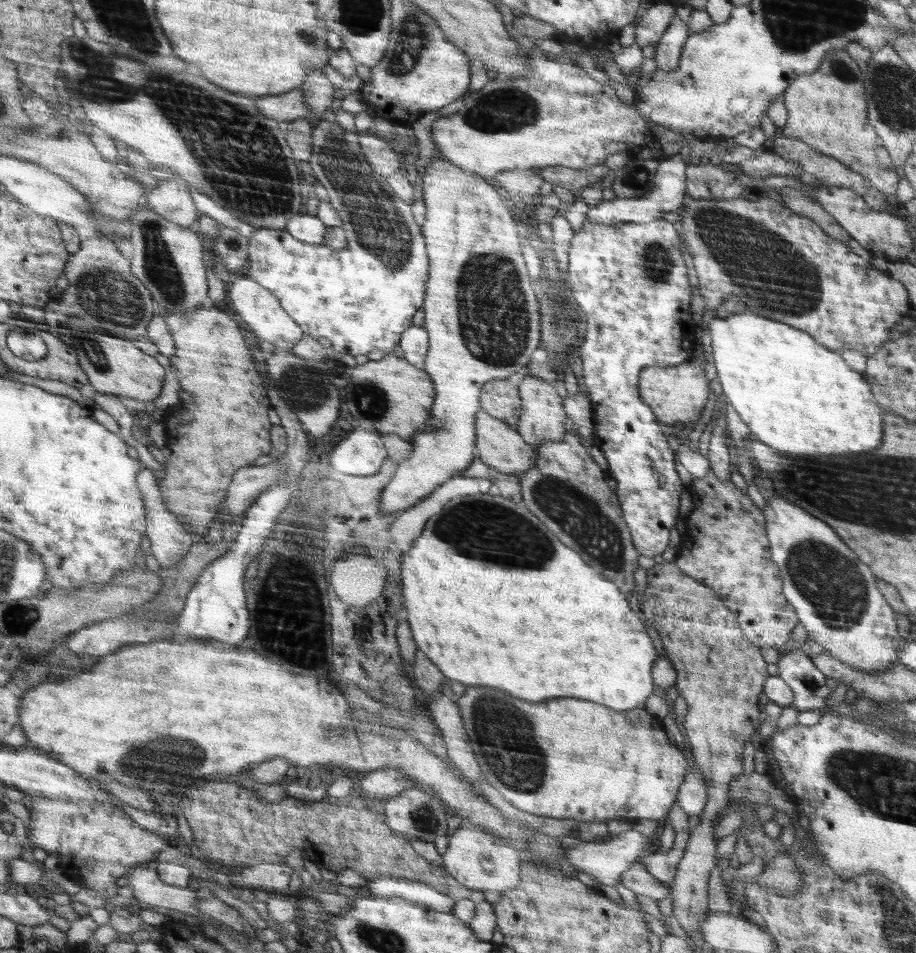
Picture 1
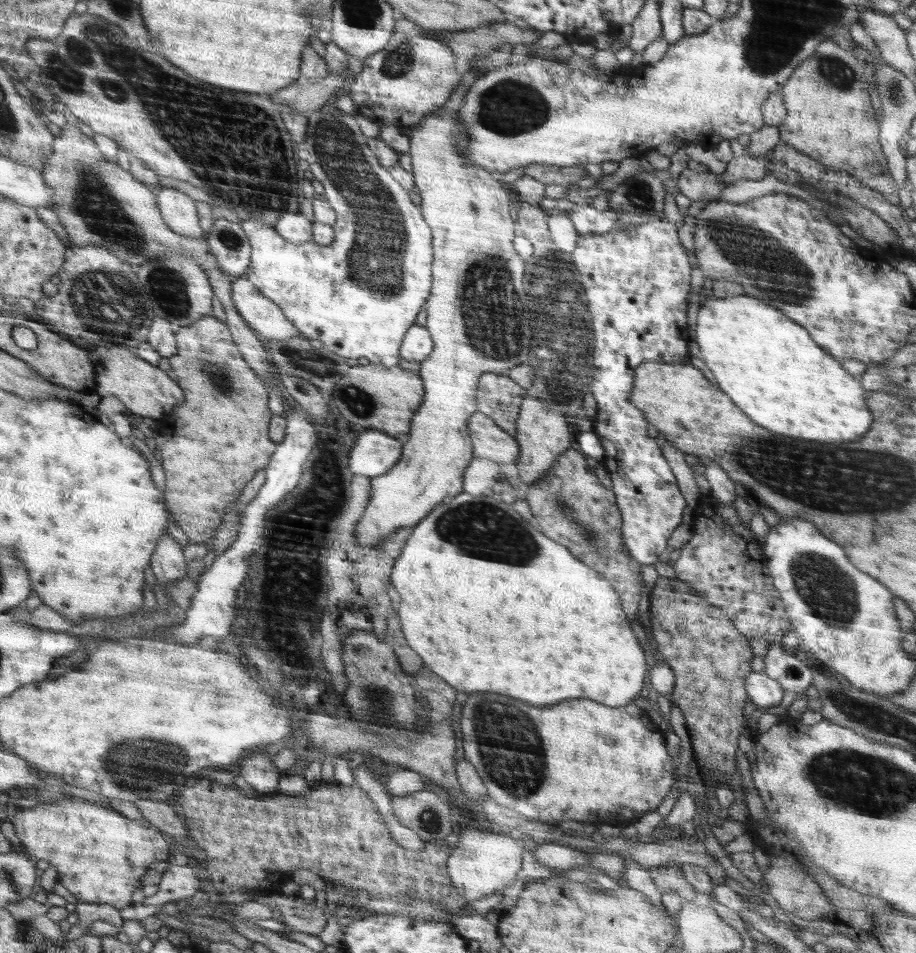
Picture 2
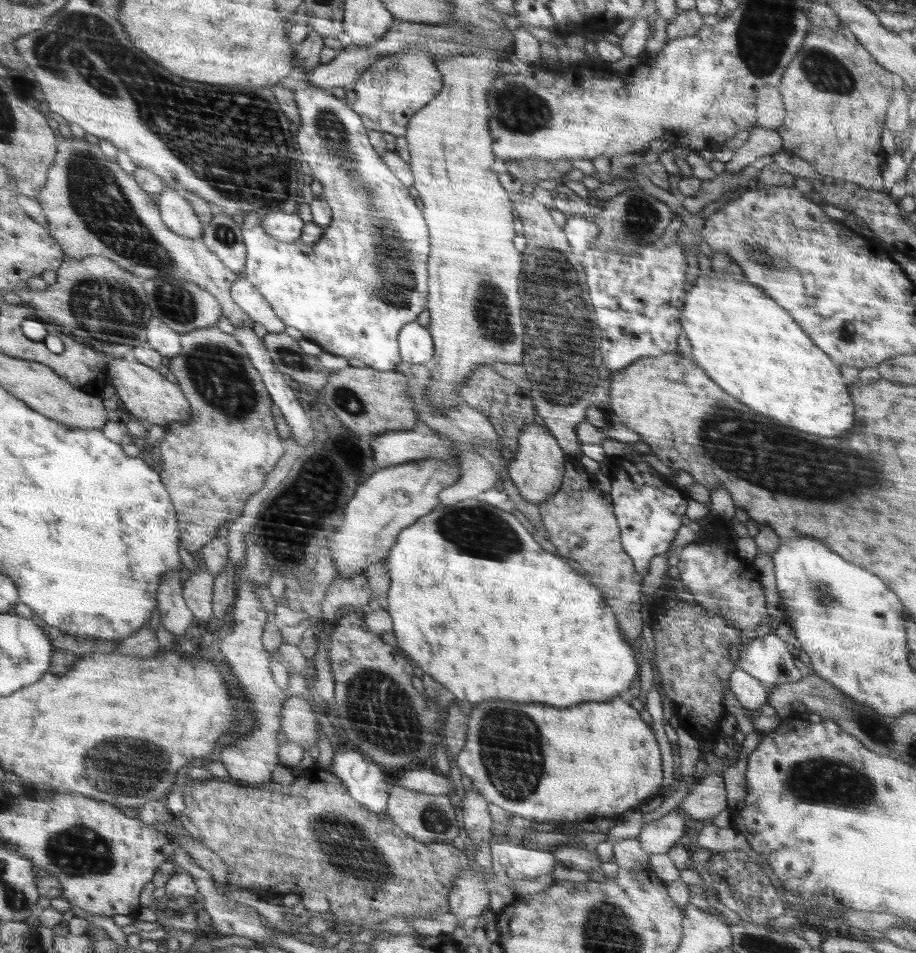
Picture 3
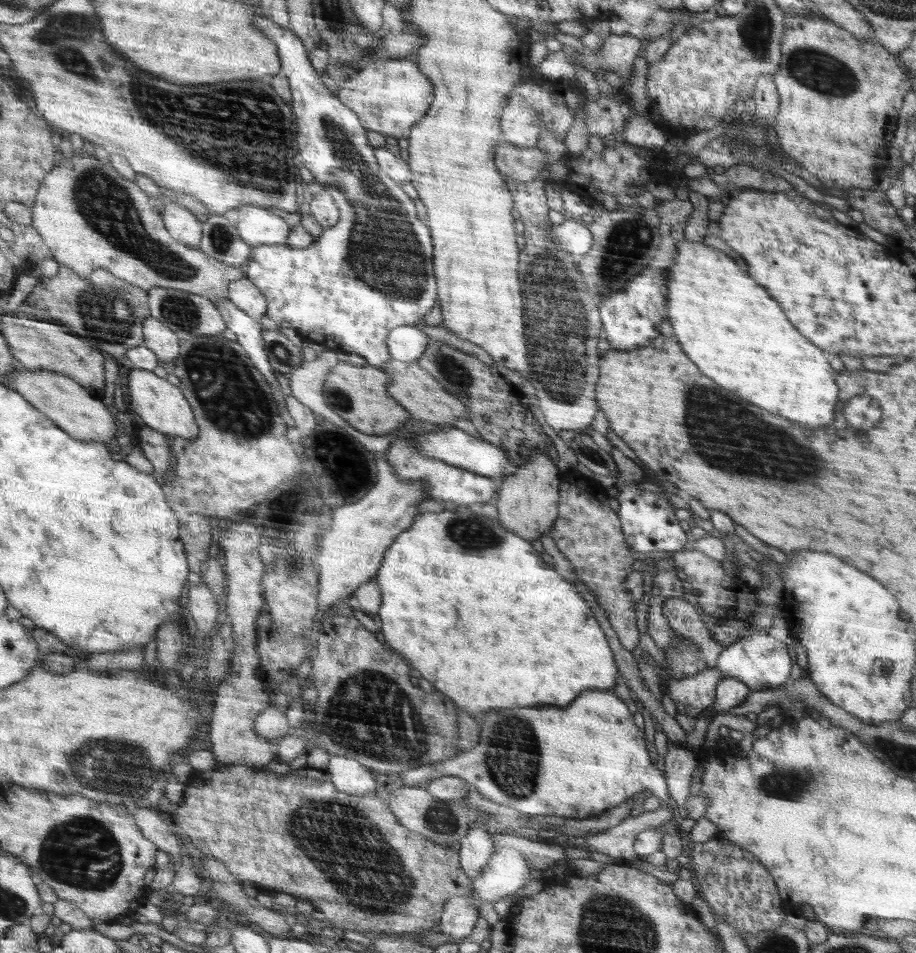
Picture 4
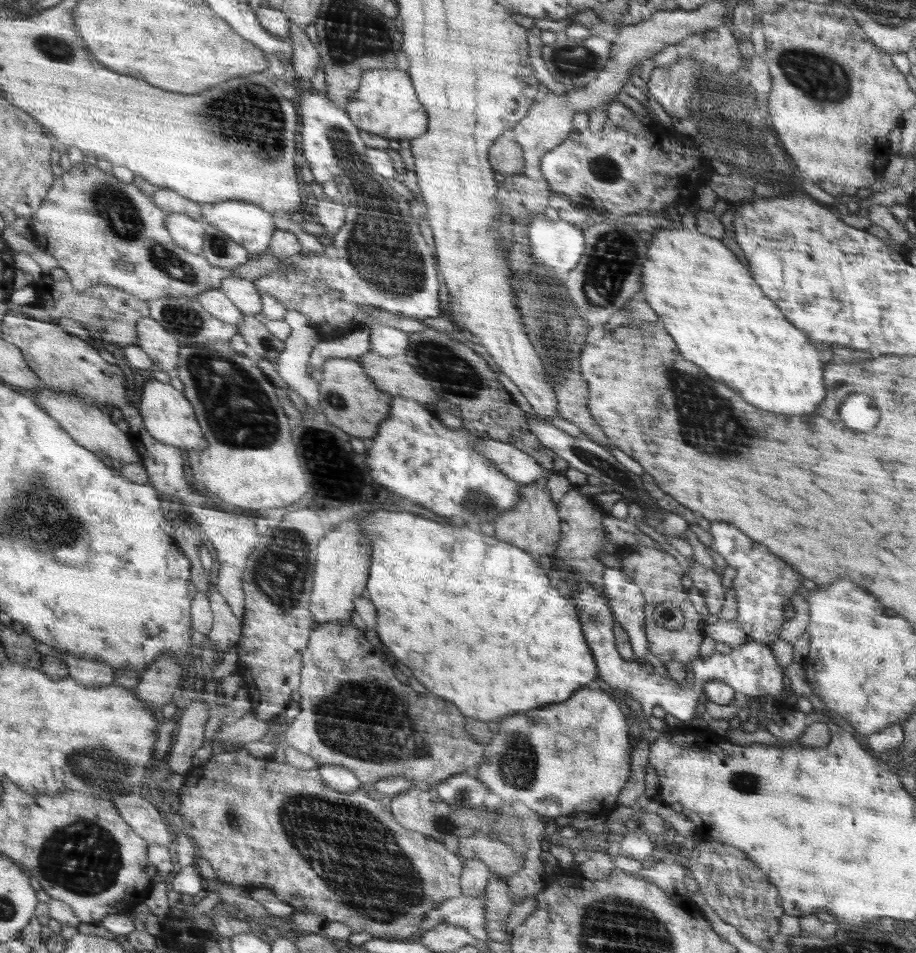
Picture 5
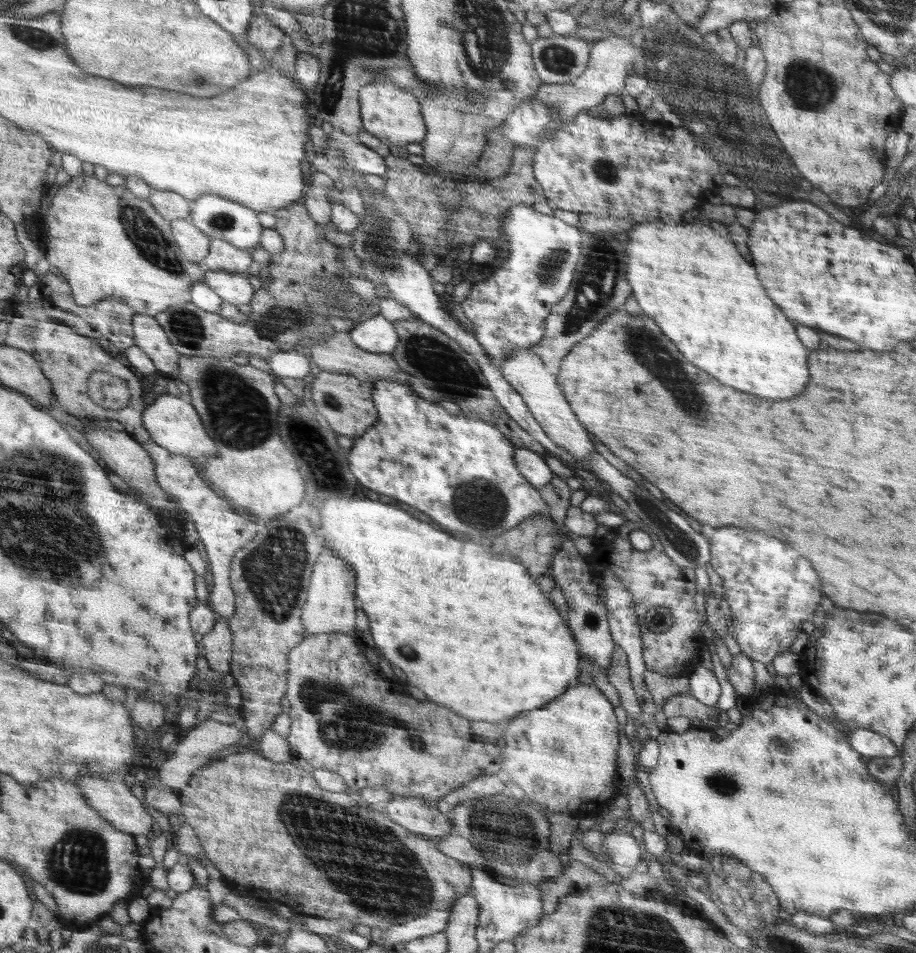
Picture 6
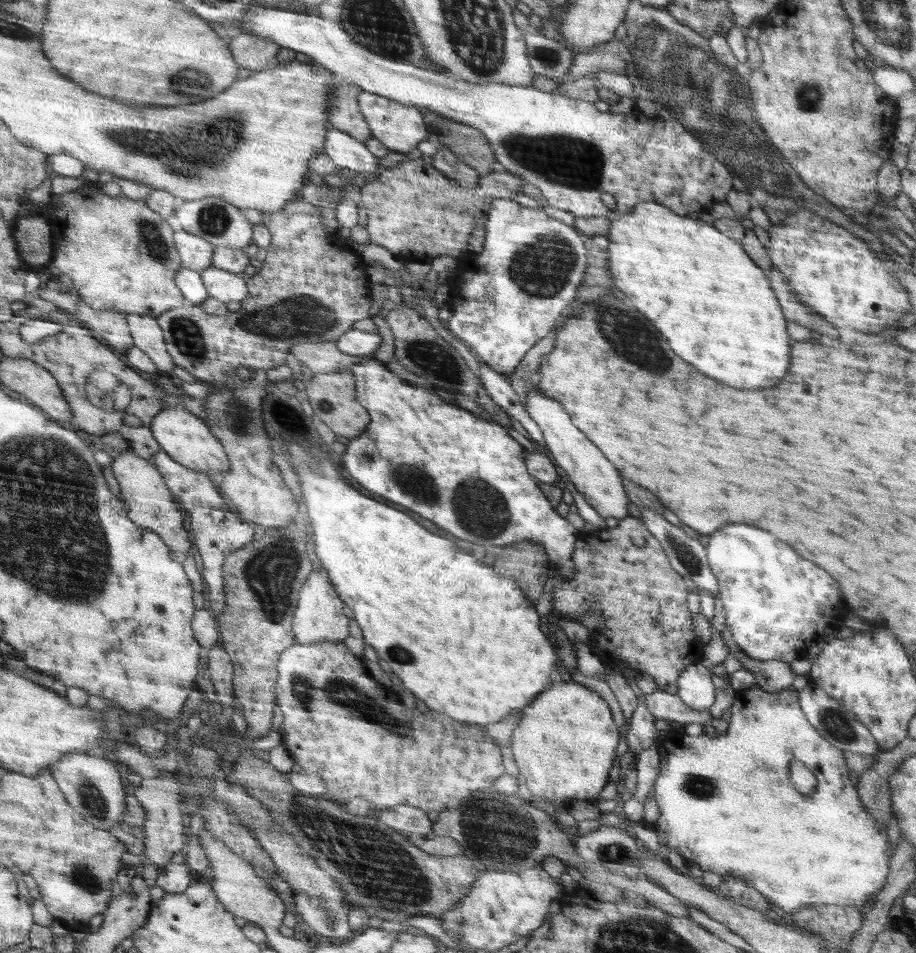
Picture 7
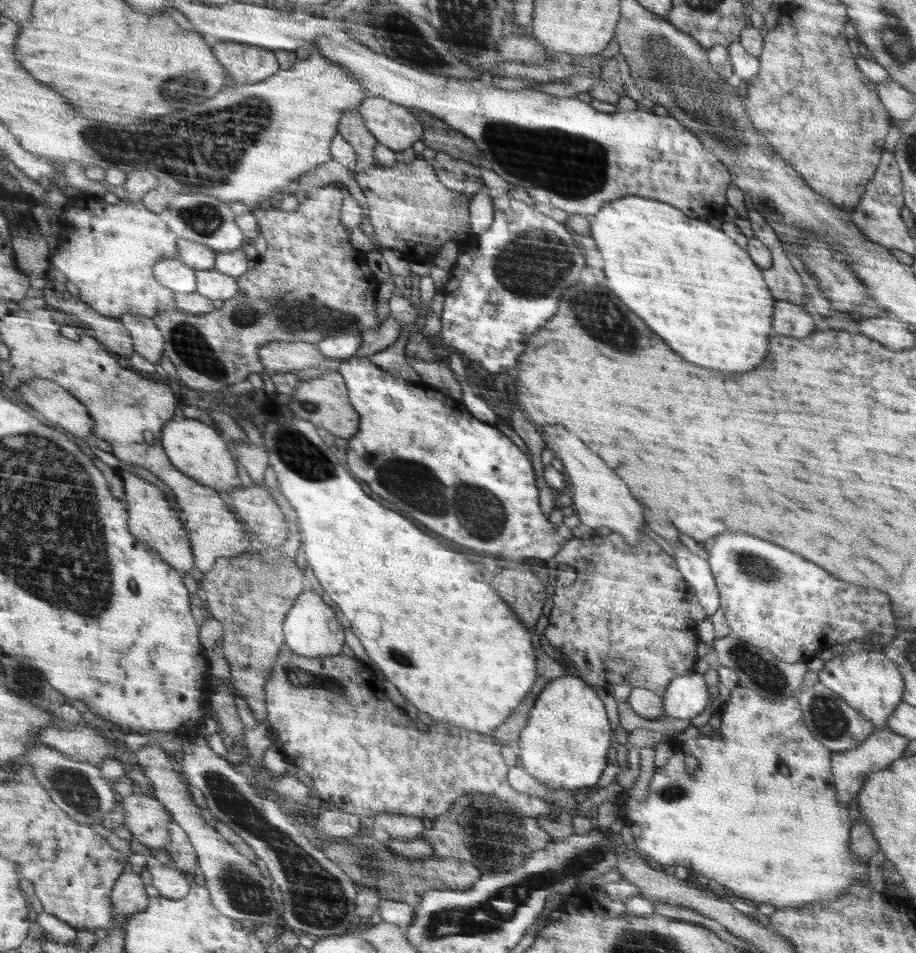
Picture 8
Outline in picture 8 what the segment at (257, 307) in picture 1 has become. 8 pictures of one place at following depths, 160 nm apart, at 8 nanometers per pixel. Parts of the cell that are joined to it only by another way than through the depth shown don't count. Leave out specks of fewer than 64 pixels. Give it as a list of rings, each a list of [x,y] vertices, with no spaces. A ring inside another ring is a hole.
[[[218,269],[199,270],[198,293],[214,300],[228,300],[238,294],[239,282]]]

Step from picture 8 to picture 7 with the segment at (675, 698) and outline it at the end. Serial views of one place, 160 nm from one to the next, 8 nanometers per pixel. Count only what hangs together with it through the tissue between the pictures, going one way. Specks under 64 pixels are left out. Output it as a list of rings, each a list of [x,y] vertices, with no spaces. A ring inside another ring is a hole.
[[[701,662],[687,666],[678,680],[677,695],[694,710],[708,710],[714,702],[716,687],[712,683],[713,673]]]

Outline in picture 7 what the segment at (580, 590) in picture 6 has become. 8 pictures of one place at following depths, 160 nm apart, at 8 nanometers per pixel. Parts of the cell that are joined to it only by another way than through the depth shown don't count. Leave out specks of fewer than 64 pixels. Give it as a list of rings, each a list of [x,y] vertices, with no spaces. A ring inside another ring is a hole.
[[[369,357],[352,365],[349,370],[356,378],[357,400],[370,412],[372,426],[368,434],[360,434],[348,442],[344,452],[344,466],[364,488],[374,494],[388,498],[408,510],[432,520],[436,526],[448,530],[456,538],[482,544],[482,546],[512,545],[529,540],[544,546],[552,563],[562,577],[575,573],[573,555],[578,530],[568,519],[564,520],[552,510],[548,498],[540,492],[530,472],[526,472],[524,450],[516,440],[512,440],[502,425],[486,422],[466,412],[464,407],[446,403],[436,394],[428,394],[432,389],[427,385],[416,386],[396,378],[381,361]]]

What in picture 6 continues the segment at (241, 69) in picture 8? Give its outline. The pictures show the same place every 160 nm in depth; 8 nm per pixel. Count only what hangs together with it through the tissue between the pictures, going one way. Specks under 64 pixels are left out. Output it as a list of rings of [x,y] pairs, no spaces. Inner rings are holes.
[[[254,15],[247,30],[248,44],[262,49],[267,56],[287,41],[287,35],[264,15]]]

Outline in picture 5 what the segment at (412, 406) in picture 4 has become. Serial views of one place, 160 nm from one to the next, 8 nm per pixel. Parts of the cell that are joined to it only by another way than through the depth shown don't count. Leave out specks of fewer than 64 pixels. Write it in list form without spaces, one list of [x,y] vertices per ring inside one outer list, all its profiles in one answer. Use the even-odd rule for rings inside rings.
[[[366,352],[364,356],[357,358],[367,374],[375,382],[375,386],[381,391],[387,391],[394,396],[406,396],[406,398],[418,401],[423,407],[436,413],[433,406],[437,395],[434,389],[412,368],[405,356],[384,357],[374,353]]]

